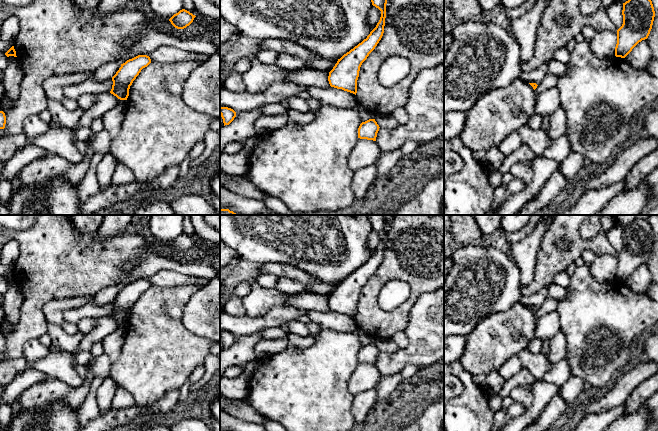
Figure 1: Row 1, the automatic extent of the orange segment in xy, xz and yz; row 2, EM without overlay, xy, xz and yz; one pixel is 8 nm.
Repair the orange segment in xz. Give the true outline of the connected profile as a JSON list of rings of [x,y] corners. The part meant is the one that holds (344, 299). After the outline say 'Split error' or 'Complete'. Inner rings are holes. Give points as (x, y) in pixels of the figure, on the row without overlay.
[[[366,215],[372,229],[381,235],[381,241],[376,251],[366,263],[344,278],[329,296],[328,305],[331,311],[357,317],[357,304],[362,287],[375,273],[384,257],[387,221],[384,215]]]. Complete

